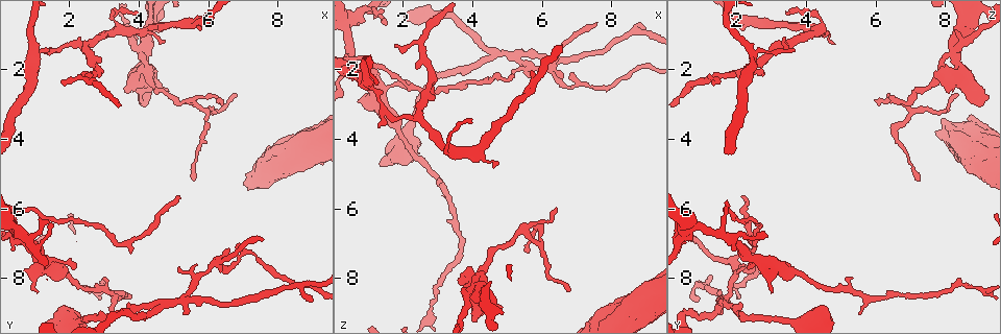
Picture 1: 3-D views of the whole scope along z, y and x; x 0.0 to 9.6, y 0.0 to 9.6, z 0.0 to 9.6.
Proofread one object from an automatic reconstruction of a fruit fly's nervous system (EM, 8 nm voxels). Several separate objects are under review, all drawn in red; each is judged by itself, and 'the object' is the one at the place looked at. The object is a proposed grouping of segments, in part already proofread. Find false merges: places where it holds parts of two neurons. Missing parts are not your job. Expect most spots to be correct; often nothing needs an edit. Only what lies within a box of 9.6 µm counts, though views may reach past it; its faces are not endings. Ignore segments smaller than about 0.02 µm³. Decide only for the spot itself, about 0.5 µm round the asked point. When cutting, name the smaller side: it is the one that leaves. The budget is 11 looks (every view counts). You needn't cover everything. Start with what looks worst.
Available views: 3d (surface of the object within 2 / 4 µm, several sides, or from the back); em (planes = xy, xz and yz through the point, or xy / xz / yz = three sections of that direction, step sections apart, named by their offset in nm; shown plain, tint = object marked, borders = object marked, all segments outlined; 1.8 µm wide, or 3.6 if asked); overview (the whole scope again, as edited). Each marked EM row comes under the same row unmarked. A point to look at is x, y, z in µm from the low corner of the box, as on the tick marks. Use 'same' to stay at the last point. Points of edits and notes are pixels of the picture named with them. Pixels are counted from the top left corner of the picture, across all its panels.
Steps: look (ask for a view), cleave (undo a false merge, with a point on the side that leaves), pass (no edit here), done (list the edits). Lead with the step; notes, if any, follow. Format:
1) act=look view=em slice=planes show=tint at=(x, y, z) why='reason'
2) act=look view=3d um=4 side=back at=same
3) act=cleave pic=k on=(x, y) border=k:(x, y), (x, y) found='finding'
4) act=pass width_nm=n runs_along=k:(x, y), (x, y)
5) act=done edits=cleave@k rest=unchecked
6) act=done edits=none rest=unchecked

act=look view=3d um=4 at=(1.50, 1.45, 3.35) why='abrupt turn'

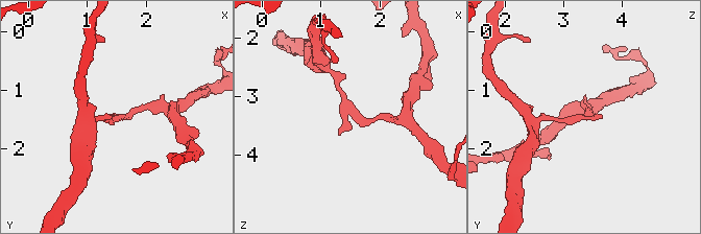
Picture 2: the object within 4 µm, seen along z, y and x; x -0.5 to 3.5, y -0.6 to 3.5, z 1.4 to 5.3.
act=look view=em slice=yz step=4 show=tint at=(1.55, 1.45, 3.40)

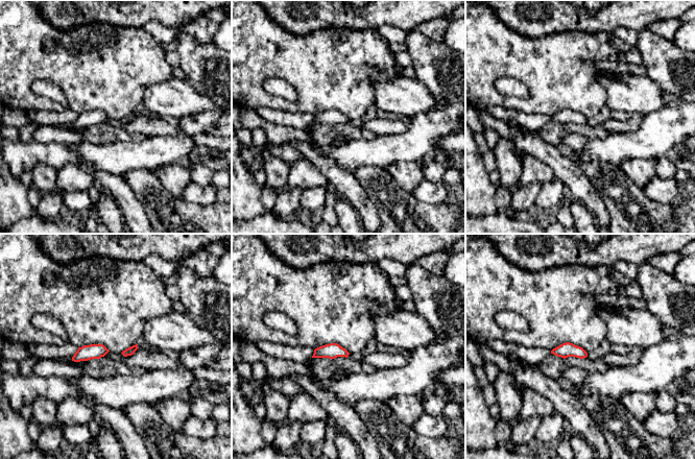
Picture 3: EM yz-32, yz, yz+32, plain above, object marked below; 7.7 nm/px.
act=look view=em slice=planes show=borders at=same

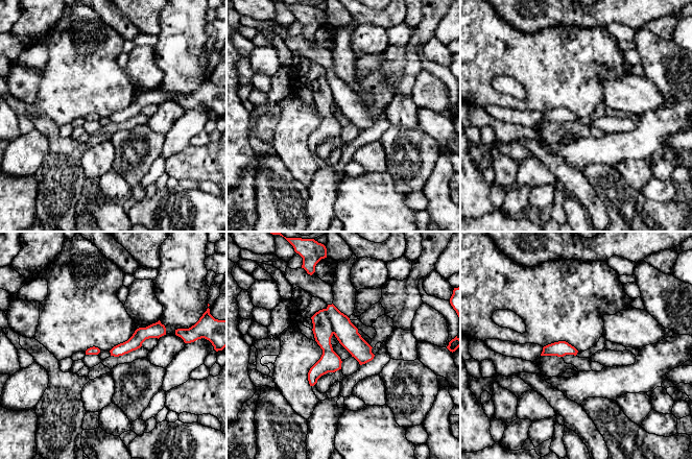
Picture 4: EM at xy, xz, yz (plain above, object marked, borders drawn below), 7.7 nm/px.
act=cleave pic=4 on=(323, 330) border=4:(325, 309), (333, 333) found='a second neuron is stuck on'

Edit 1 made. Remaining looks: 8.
act=look view=overview

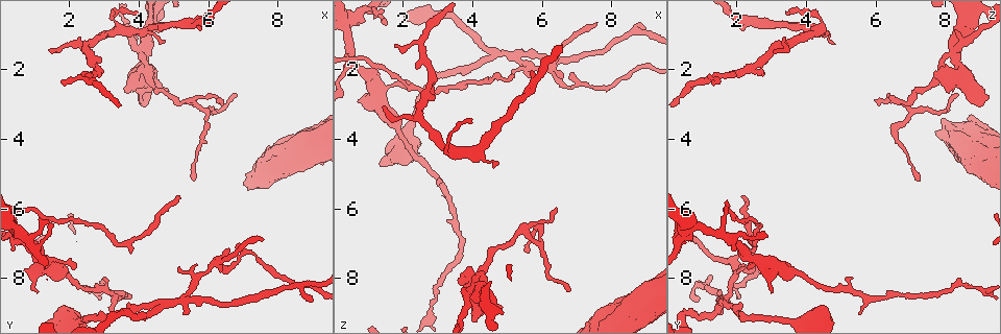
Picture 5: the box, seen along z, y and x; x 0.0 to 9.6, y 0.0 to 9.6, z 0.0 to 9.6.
act=look view=3d um=4 side=back at=(8.60, 4.15, 9.05) why='calibre changes'

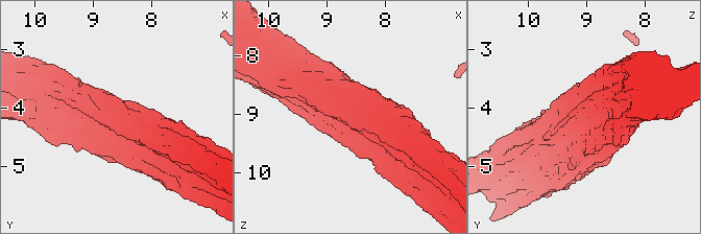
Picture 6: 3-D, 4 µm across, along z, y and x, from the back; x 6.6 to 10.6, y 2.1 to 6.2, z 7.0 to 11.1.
act=look view=em um=3.6 slice=yz step=4 show=tint at=(8.70, 4.15, 9.05)

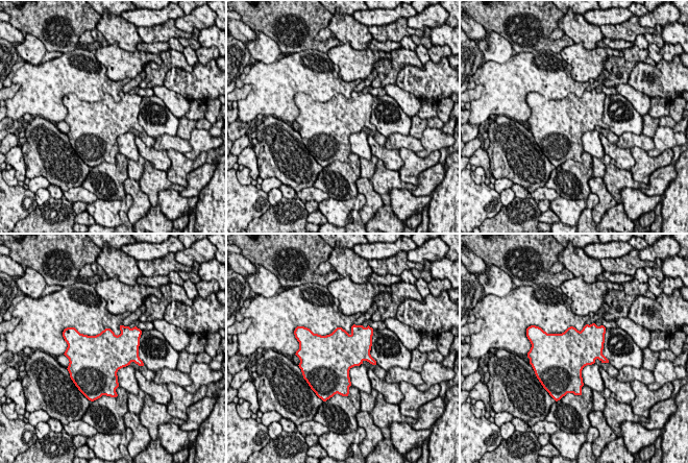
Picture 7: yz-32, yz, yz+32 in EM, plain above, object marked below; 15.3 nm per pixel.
act=pass found='one neuron here'

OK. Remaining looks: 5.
act=look view=em slice=xz step=4 show=tint at=(6.15, 7.65, 2.00) why='a narrow waist'

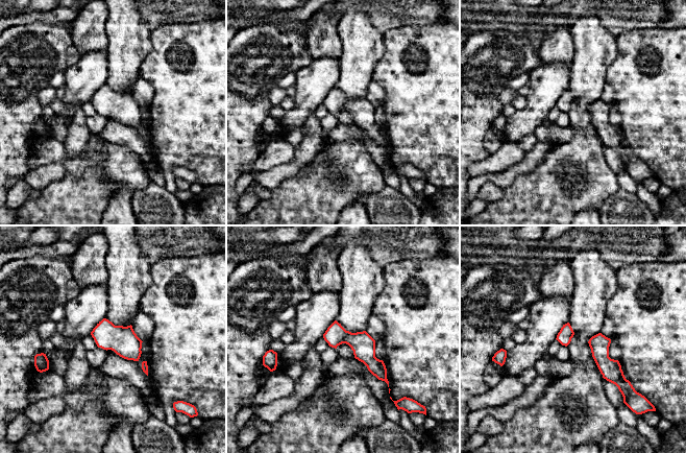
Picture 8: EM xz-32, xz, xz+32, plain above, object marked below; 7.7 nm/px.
act=look view=em slice=planes show=borders at=same

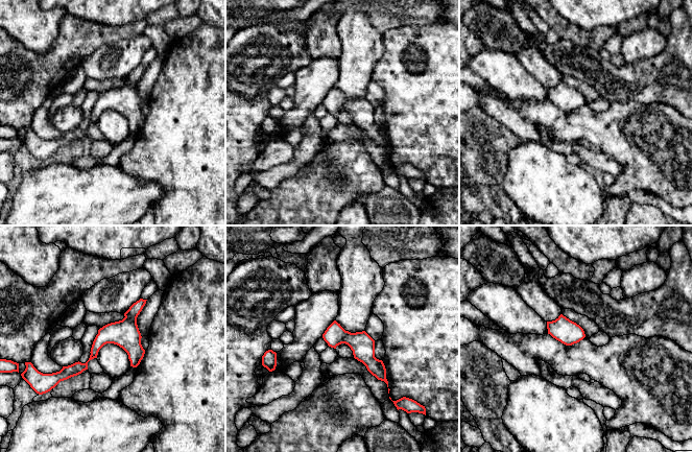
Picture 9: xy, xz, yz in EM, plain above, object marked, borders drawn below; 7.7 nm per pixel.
act=pass width_nm=180 runs_along=9:(142, 302), (81, 366), (55, 375) found='one neuron here'

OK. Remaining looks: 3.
act=done edits=cleave@4 rest=unchecked

